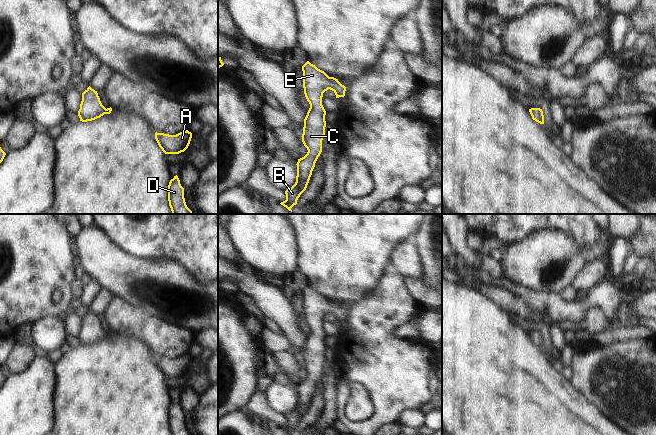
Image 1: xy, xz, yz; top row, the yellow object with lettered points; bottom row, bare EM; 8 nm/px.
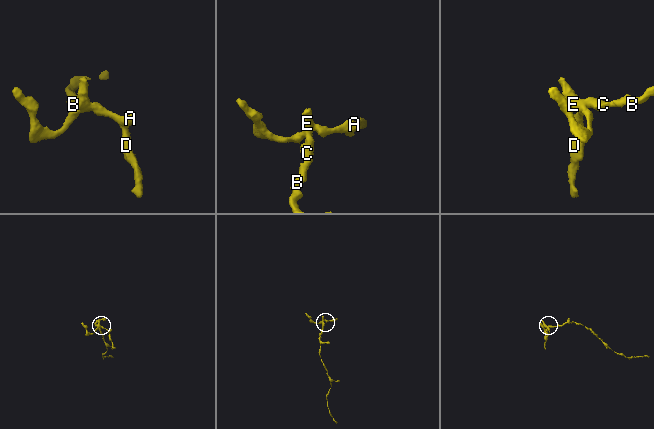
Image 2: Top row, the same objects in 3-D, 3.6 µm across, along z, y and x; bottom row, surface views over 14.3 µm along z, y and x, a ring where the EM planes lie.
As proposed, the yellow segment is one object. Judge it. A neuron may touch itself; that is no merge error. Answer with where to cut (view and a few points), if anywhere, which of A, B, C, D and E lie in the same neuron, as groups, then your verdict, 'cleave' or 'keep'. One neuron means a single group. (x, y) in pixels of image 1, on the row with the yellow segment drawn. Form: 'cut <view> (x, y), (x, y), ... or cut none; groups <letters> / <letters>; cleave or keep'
cut none; groups A B C D E; keep

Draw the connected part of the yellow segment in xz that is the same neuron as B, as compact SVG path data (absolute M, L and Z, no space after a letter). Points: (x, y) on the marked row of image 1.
M307 61L302 66L302 71L303 71L304 94L307 101L310 104L310 108L304 119L304 127L302 134L302 142L304 146L307 148L308 152L304 157L298 159L298 162L296 164L297 165L296 182L291 188L285 191L286 200L280 203L291 212L292 212L291 208L297 204L298 198L306 190L310 177L312 175L312 171L315 167L315 163L322 152L322 140L325 135L325 127L326 127L326 121L325 121L326 111L322 105L323 93L328 89L330 89L335 93L336 98L339 98L339 97L344 97L346 91L346 87L342 85L338 81L338 79L334 77L329 77L324 71L318 69L315 65L311 64L309 61Z

